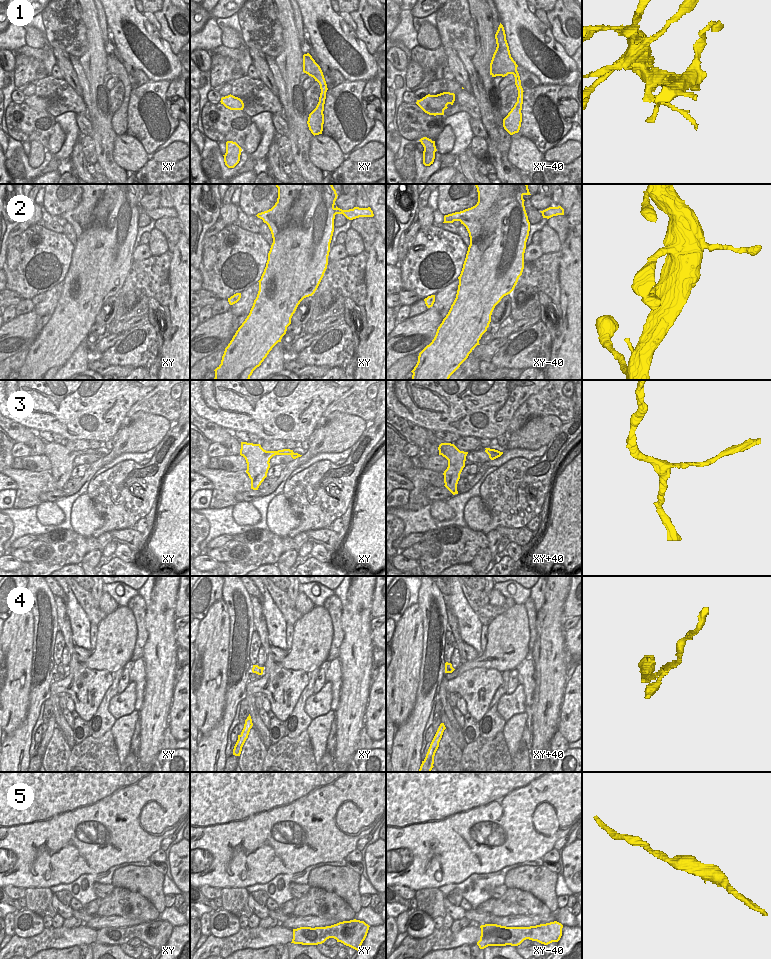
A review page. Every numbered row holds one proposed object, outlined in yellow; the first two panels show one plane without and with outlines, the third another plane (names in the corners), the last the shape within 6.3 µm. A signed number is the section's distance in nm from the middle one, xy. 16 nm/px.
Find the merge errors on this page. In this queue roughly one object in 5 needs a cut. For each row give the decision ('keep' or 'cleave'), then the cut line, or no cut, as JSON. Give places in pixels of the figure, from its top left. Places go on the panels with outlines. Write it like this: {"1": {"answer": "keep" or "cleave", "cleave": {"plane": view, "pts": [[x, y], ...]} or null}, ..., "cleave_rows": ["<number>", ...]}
{"1": {"answer": "keep", "cleave": null}, "2": {"answer": "keep", "cleave": null}, "3": {"answer": "keep", "cleave": null}, "4": {"answer": "keep", "cleave": null}, "5": {"answer": "keep", "cleave": null}, "cleave_rows": []}

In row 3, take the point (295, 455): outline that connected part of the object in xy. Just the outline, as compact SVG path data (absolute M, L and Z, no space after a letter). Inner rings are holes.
M241 442L240 455L247 463L246 473L251 479L251 489L258 490L261 483L267 477L270 468L270 459L275 455L290 455L293 459L302 455L294 453L293 450L283 449L278 451L266 451L260 444Z

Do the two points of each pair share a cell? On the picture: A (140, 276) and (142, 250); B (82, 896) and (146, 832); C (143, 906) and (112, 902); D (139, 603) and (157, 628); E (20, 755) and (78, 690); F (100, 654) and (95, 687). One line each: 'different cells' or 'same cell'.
A: different cells
B: different cells
C: same cell
D: different cells
E: different cells
F: different cells

